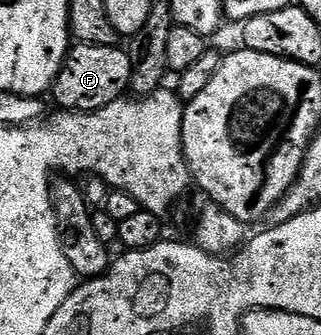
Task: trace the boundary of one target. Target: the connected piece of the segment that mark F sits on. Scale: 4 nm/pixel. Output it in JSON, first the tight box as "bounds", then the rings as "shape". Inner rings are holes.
{"bounds":[51,42,133,112],"shape":[[[82,42],[74,45],[61,69],[57,83],[53,85],[51,98],[58,102],[65,112],[98,110],[115,100],[126,97],[133,75],[133,58],[121,51],[120,45],[96,46]]]}

